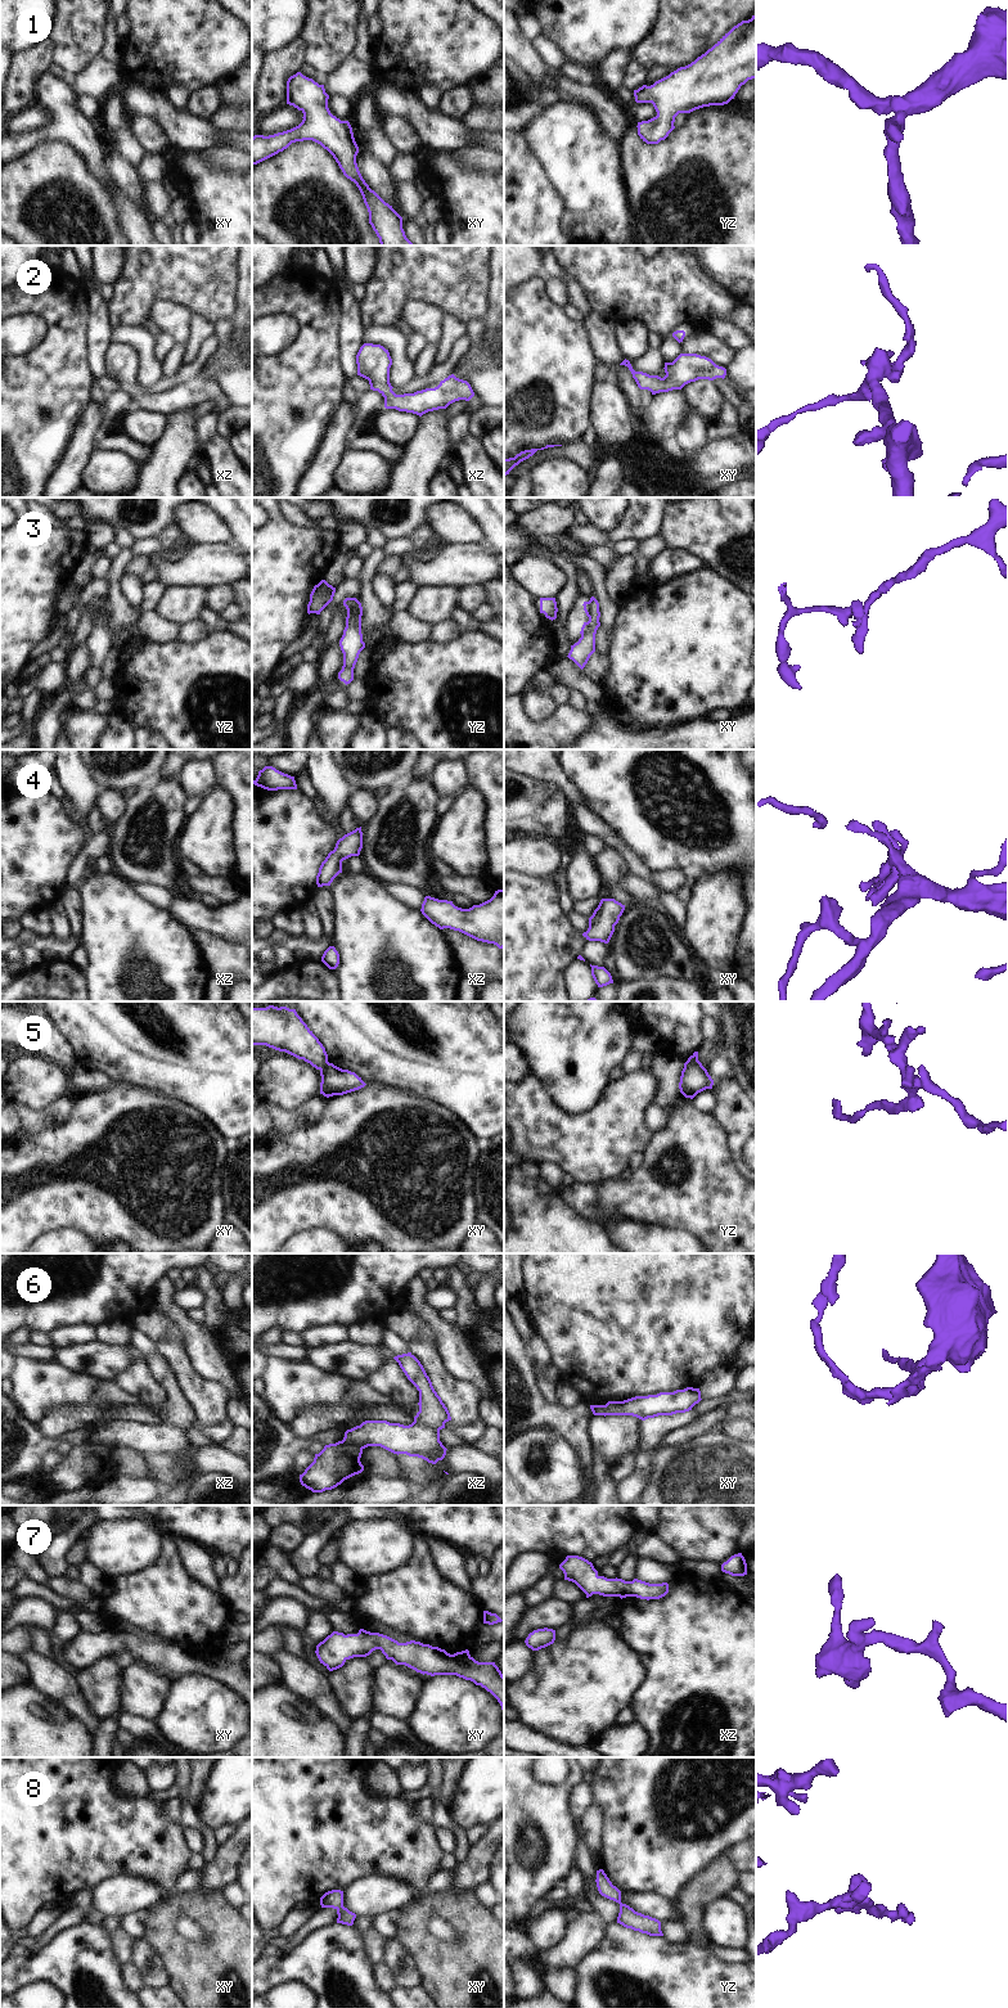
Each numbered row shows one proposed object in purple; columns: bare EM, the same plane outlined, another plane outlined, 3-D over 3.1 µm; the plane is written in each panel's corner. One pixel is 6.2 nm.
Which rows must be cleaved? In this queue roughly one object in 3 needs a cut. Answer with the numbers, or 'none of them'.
3, 5, 6

